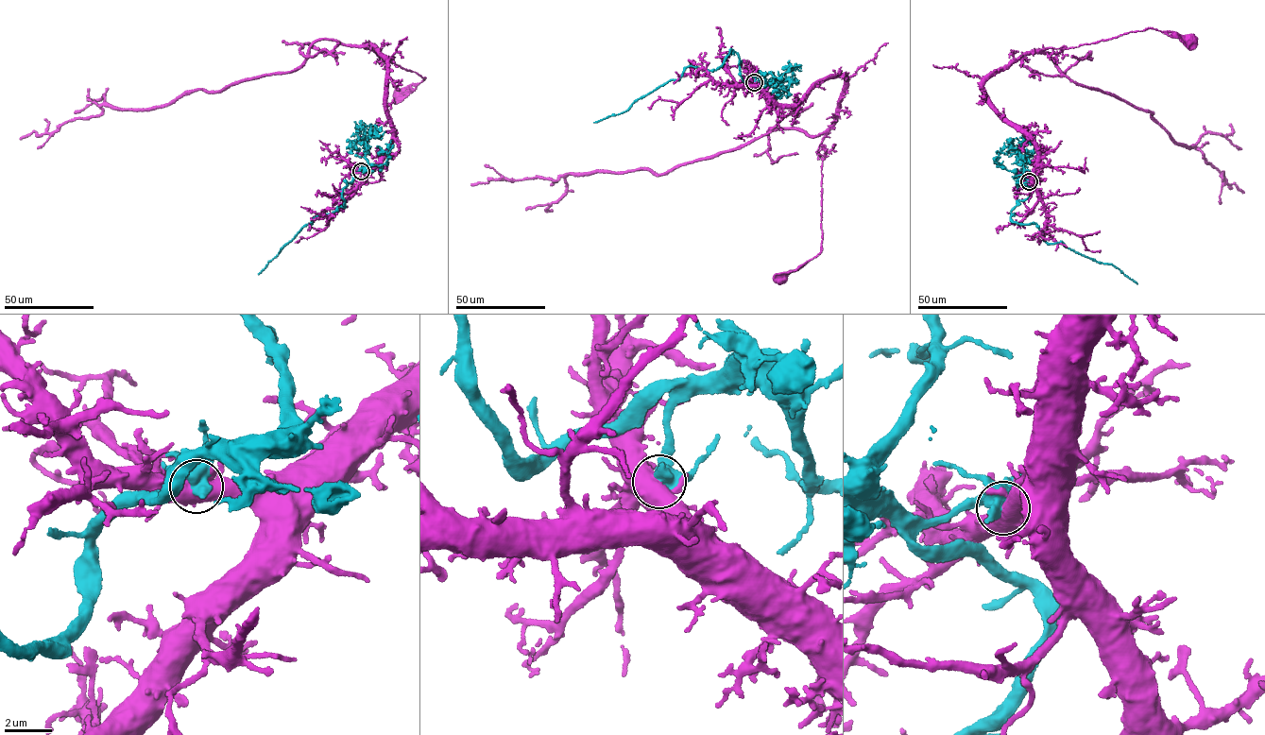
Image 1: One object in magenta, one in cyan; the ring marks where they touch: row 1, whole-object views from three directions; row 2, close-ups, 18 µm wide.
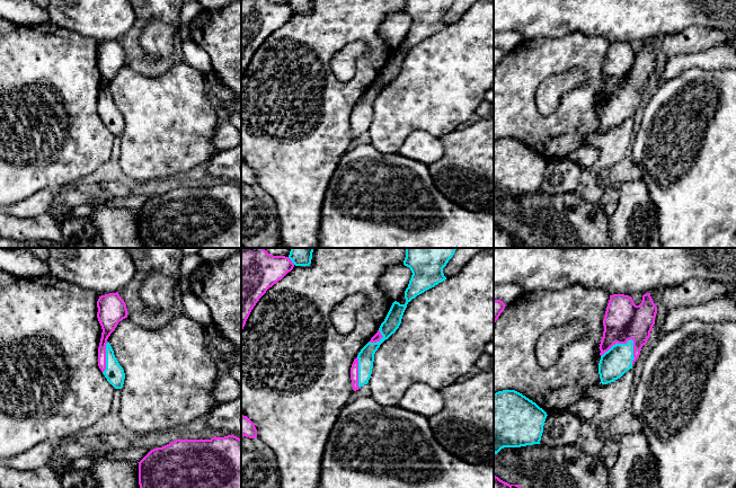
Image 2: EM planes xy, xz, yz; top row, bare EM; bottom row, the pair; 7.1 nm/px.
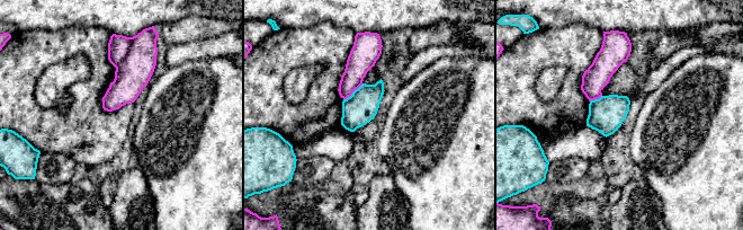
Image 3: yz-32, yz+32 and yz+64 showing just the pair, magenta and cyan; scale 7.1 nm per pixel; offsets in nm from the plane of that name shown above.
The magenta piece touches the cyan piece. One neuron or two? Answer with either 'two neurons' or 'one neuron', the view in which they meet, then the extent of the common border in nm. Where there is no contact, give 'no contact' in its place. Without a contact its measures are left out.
two neurons; meets magenta in yz; contact 260 nm long

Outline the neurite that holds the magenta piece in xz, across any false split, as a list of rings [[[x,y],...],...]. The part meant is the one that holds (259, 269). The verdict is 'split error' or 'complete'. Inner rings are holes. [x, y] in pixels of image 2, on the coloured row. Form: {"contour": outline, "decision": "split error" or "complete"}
{"contour": [[[241,248],[241,330],[259,299],[293,267],[289,257],[273,256],[264,248]]], "decision": "complete"}

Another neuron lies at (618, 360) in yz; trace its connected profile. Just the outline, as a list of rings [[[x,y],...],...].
[[[633,340],[626,344],[615,344],[605,352],[598,363],[598,374],[602,384],[608,384],[620,379],[627,371],[632,369]]]

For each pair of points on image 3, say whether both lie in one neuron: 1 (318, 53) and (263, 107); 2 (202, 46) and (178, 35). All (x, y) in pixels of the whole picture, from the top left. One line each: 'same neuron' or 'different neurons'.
1: same neuron
2: different neurons

